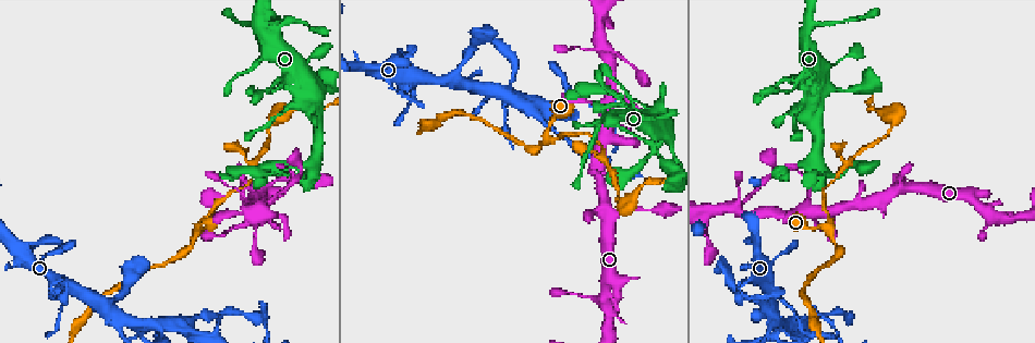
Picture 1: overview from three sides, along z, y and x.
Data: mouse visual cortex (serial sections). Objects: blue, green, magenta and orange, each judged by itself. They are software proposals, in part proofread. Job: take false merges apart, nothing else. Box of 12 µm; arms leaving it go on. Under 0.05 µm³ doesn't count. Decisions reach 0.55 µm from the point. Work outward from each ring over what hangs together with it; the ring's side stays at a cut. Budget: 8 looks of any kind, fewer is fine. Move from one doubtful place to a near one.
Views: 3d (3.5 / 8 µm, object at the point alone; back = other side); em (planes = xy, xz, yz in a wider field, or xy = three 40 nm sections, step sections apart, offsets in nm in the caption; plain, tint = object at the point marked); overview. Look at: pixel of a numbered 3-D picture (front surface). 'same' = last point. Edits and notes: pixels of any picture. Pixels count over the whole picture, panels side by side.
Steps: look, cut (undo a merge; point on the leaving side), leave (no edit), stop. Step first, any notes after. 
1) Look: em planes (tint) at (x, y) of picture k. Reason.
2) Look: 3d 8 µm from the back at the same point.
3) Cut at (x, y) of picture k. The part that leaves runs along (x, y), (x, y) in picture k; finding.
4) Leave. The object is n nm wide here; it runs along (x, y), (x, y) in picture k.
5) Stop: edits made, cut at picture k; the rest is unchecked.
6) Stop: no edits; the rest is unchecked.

Look: 3d 3.5 µm from the back at (989, 216) of picture 1. Three-way junction.

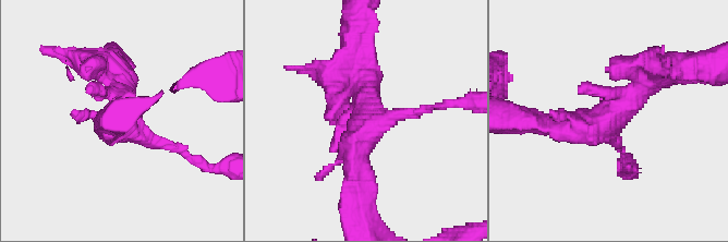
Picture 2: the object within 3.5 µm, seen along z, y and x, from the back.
Look: em xy step 1 (tint) at (370, 125) of picture 2.

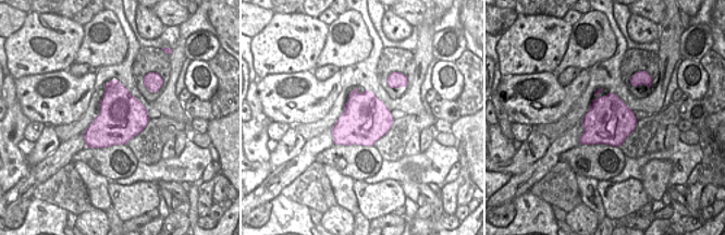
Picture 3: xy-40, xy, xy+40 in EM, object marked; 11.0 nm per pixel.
Leave. It runs along (659, 68), (598, 125), (542, 125) in picture 2; all the same cell.

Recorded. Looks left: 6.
Look: 3d 3.5 µm at (799, 165) of picture 1. Sudden change in width.

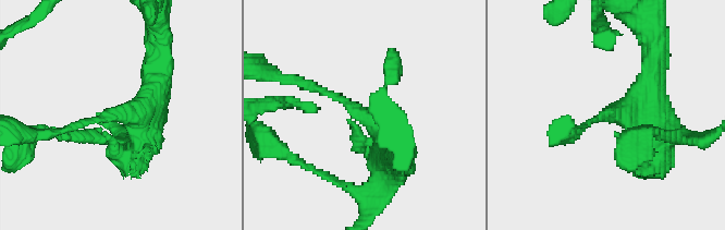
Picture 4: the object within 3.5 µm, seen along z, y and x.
Look: em xy step 1 (tint) at (358, 113) of picture 4. Need the tissue.

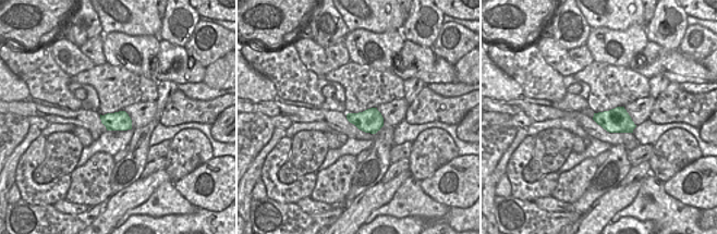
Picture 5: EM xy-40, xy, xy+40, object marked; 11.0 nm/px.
Look: em planes (tint) at the same point. Another direction.

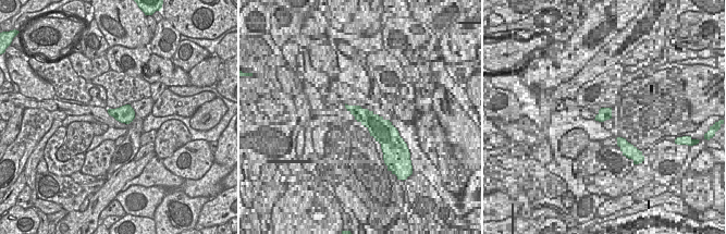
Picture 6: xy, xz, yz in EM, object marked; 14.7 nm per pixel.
Leave. It runs along (401, 156), (354, 108), (294, 81) in picture 4; all the same cell.

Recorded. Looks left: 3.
Look: 3d 8 µm from the back at (824, 225) of picture 1. A fork.

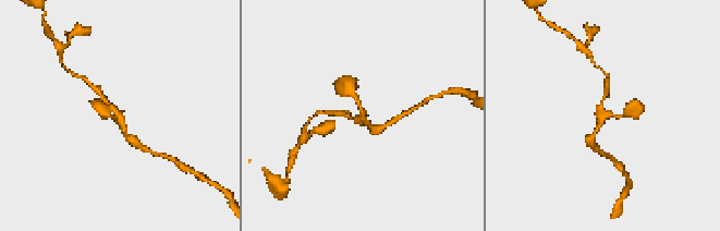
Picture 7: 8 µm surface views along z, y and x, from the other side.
Look: em xy step 5 (tint) at (116, 114) of picture 7. 3 arms meet here; the arms are 150, 200, 200 nm wide.

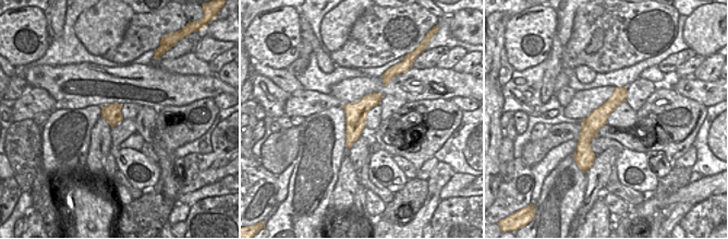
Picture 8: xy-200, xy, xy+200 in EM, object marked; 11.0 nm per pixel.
Leave. It runs along (623, 90), (590, 126), (590, 157) in picture 8; all the same cell.

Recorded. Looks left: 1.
Stop: no edits; the rest is unchecked.

